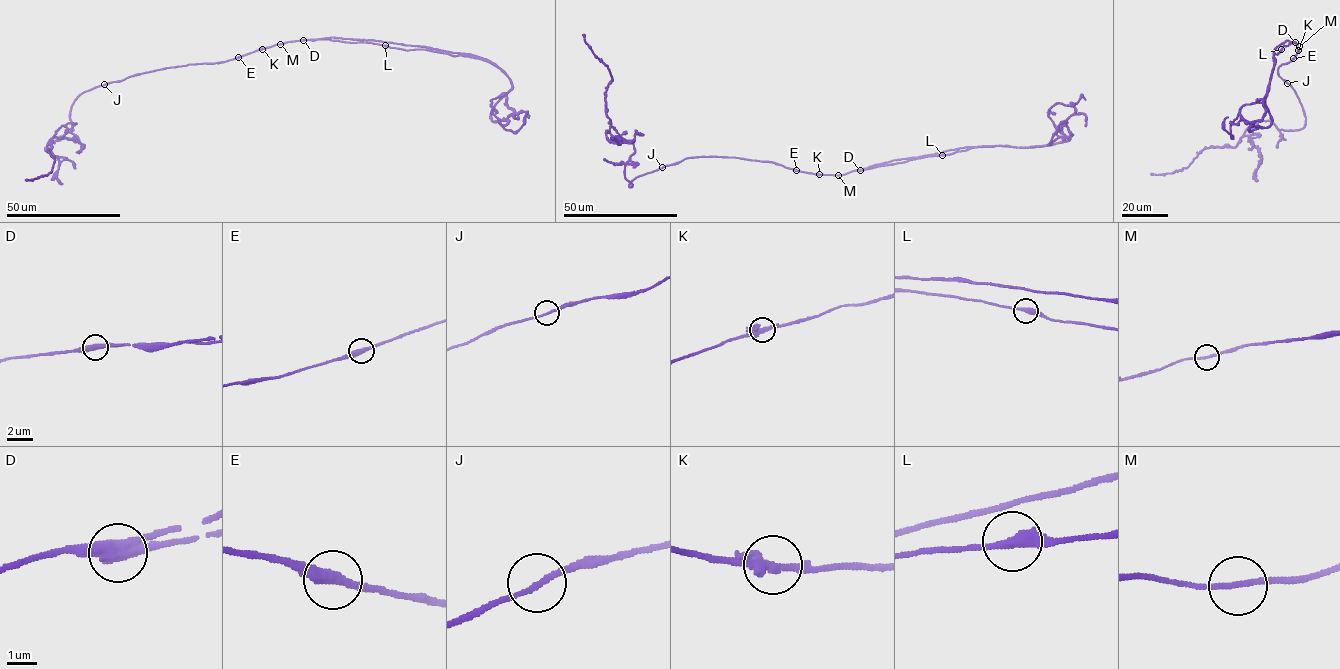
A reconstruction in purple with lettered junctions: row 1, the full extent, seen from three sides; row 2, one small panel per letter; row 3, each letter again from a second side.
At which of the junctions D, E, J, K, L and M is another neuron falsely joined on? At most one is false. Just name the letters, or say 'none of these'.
D

